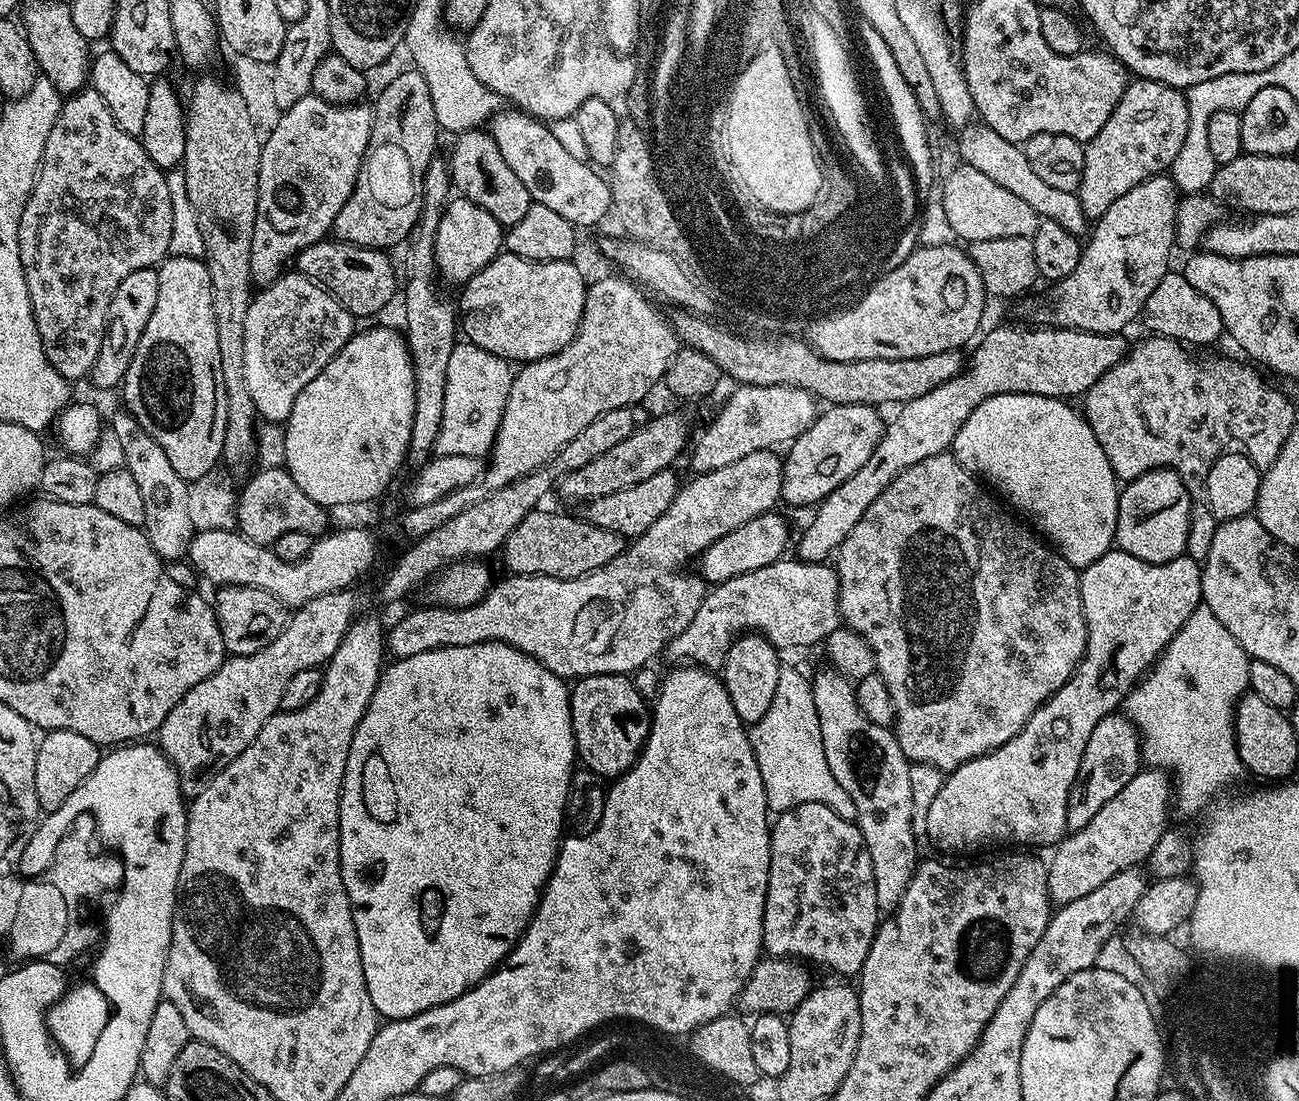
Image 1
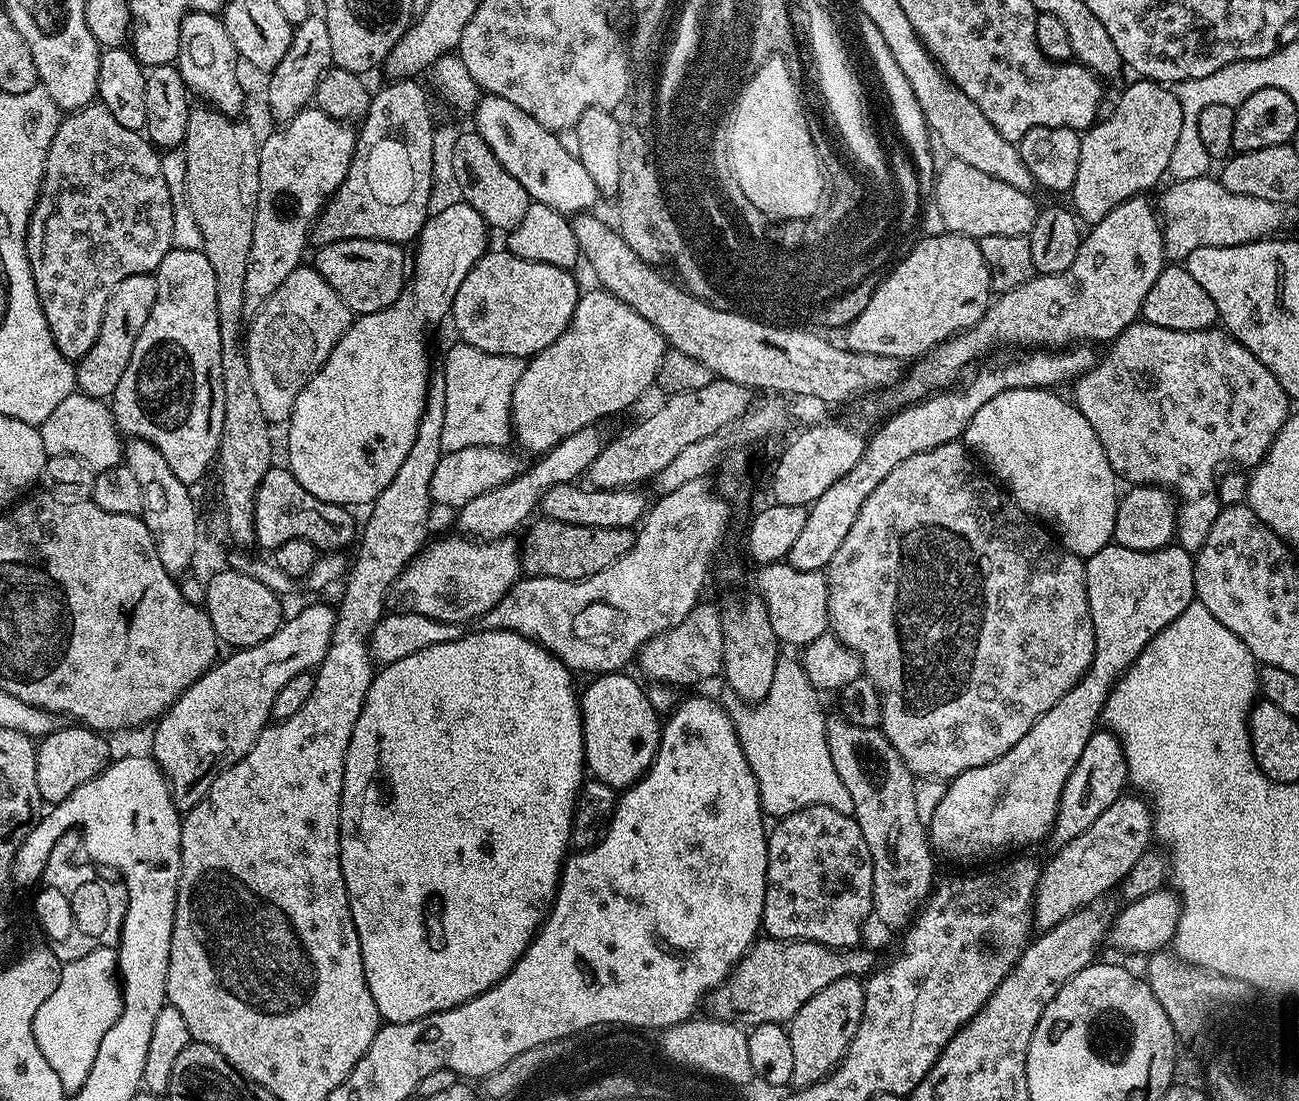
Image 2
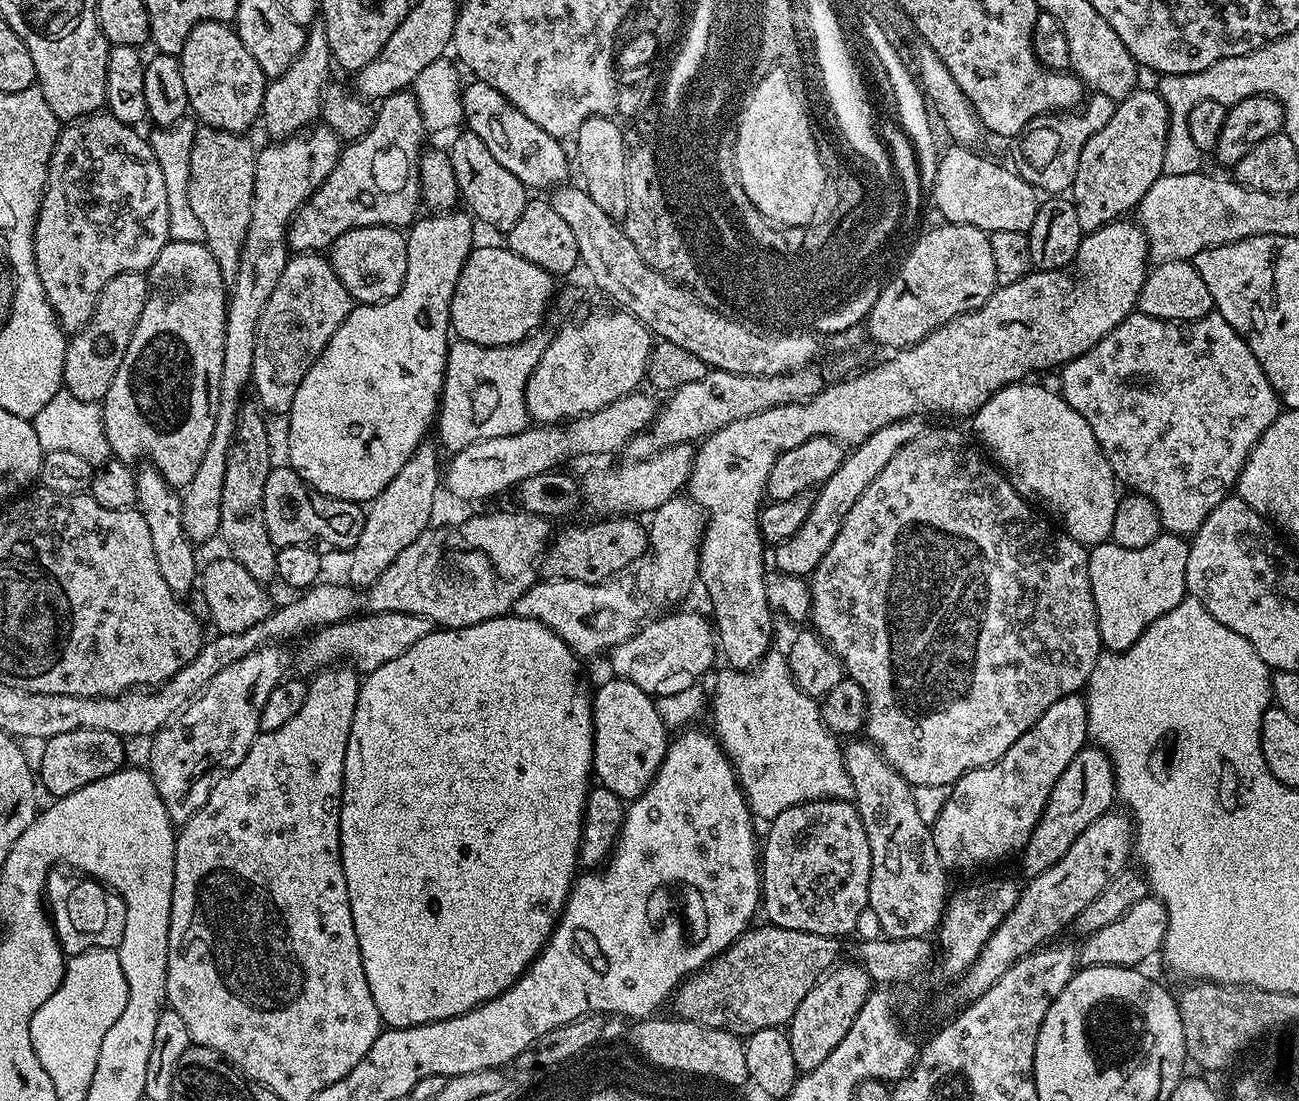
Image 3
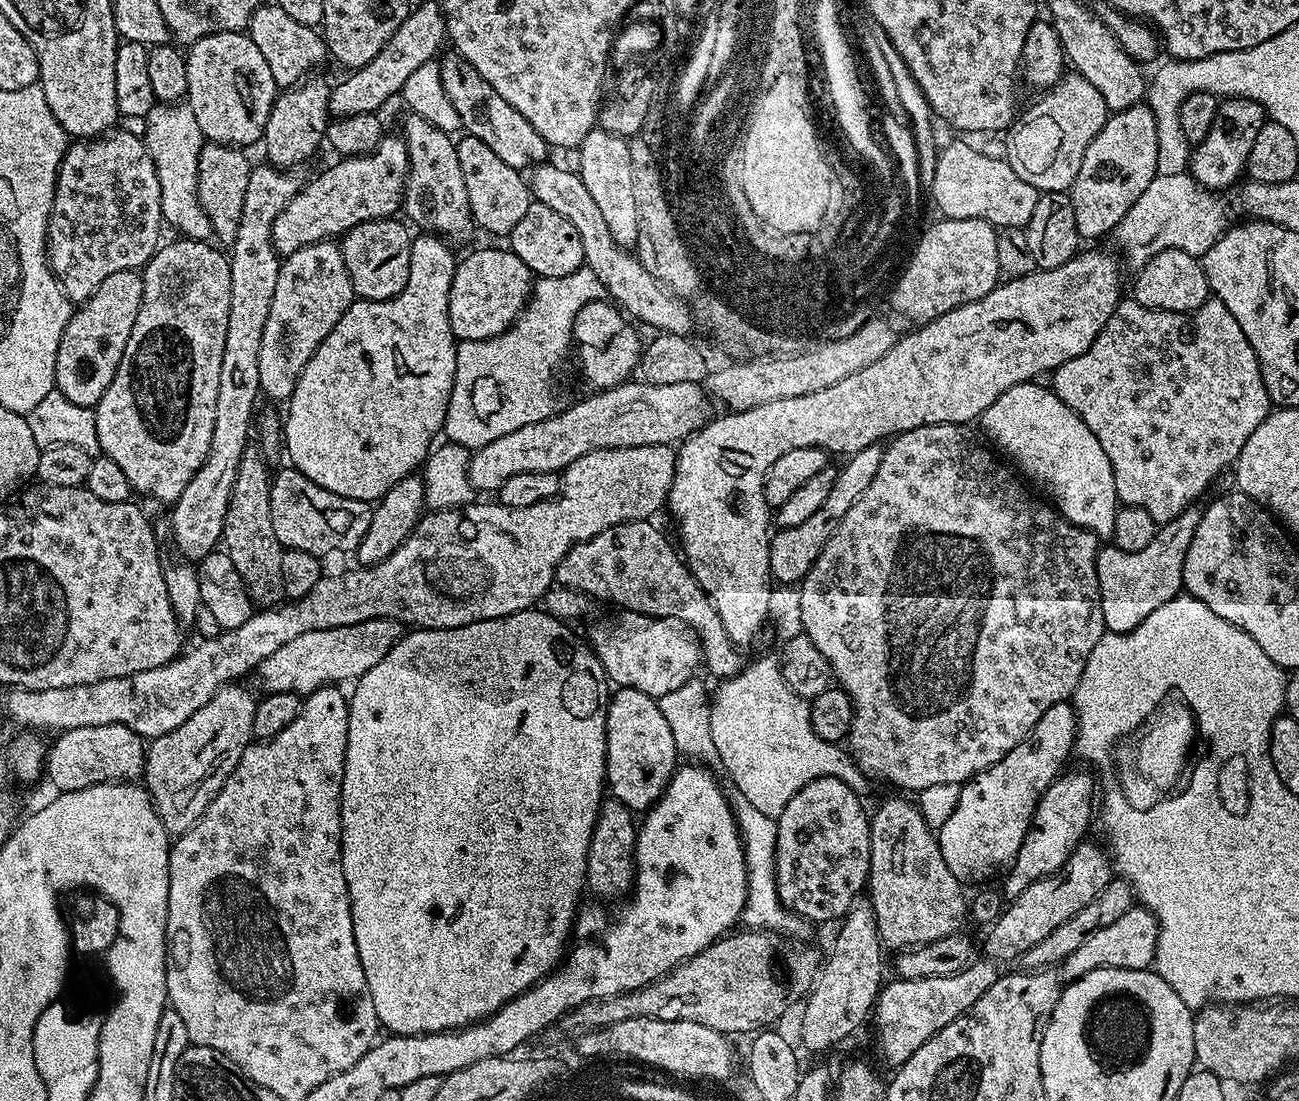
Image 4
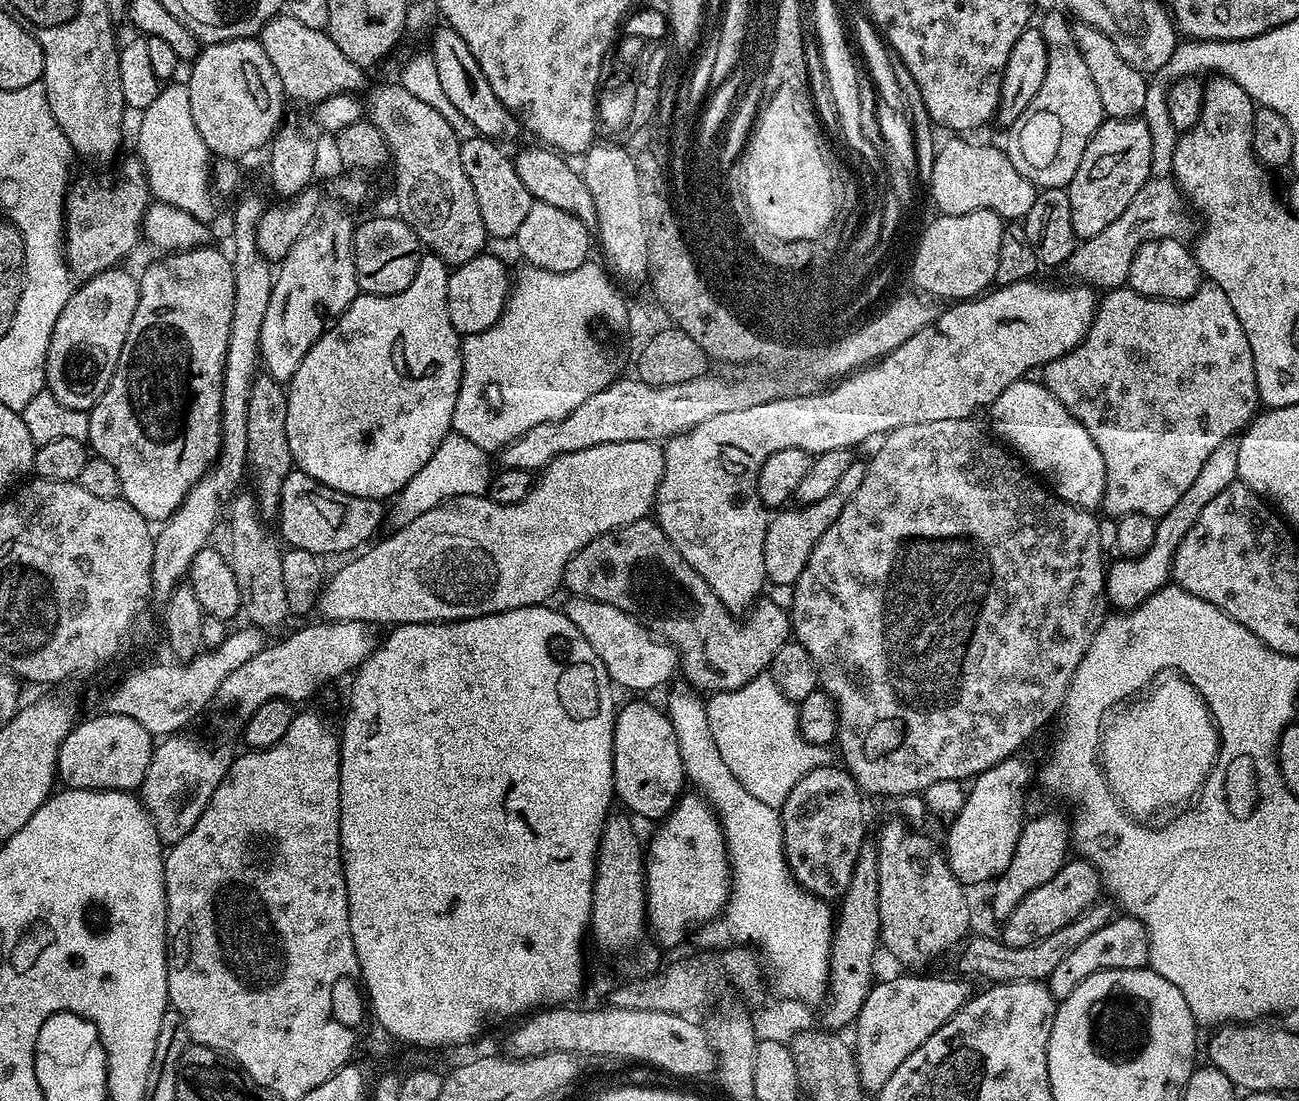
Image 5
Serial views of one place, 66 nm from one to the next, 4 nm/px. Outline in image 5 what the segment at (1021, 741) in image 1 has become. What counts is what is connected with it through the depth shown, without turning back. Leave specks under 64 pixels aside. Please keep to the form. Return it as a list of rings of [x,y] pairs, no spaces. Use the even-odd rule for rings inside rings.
[[[1192,489],[1186,494],[1182,494],[1182,498],[1178,498],[1175,507],[1165,516],[1156,520],[1154,546],[1150,546],[1150,550],[1146,550],[1146,554],[1116,558],[1113,564],[1111,561],[1107,565],[1104,590],[1107,603],[1111,607],[1112,604],[1116,607],[1113,609],[1137,608],[1139,604],[1146,602],[1146,598],[1150,598],[1150,594],[1154,594],[1169,583],[1172,574],[1172,555],[1176,553],[1176,547],[1182,542],[1182,538],[1186,536],[1190,526],[1194,526],[1194,522],[1198,522],[1198,514],[1202,514],[1202,510],[1206,510],[1206,502],[1209,497],[1205,493],[1200,494],[1199,492],[1197,489]],[[1019,755],[1008,756],[975,777],[972,788],[970,784],[967,789],[962,810],[951,817],[946,859],[950,870],[965,886],[995,881],[1010,866],[1010,858],[1014,858],[1014,846],[1018,846],[1026,819],[1024,791],[1034,780],[1034,768],[1020,759]]]

